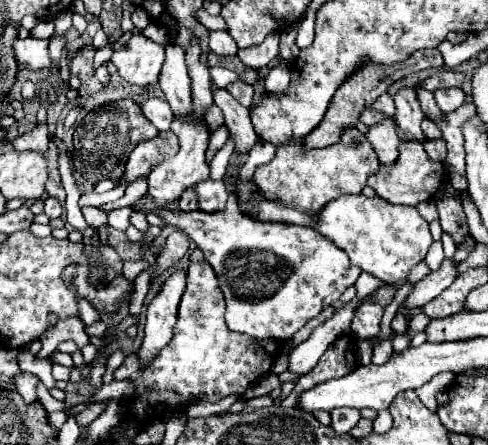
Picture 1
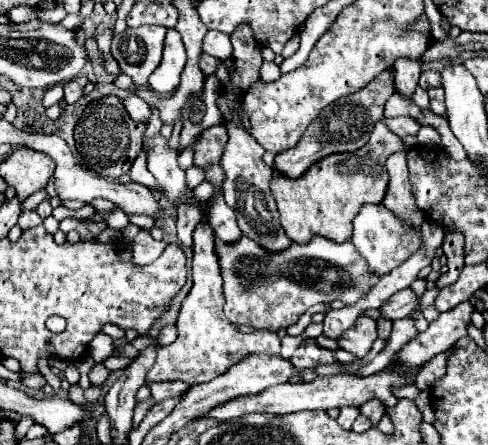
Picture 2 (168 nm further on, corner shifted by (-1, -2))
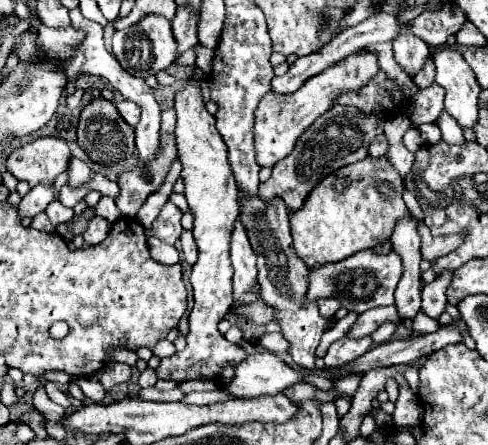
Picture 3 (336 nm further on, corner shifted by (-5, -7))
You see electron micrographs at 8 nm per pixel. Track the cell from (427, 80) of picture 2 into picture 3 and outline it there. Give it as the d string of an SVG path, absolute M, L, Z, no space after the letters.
M428 59L428 61L424 63L424 67L414 75L412 81L414 81L416 87L420 87L420 89L424 89L424 87L428 87L428 85L434 83L434 63L432 63L432 59Z

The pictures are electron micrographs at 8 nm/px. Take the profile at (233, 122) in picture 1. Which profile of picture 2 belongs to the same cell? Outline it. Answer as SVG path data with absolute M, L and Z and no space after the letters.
M238 112L230 114L230 118L226 120L226 128L228 128L230 140L228 140L228 144L224 148L224 154L220 158L220 166L224 170L224 184L222 184L222 196L224 196L224 200L236 212L238 226L240 226L242 234L246 234L248 238L252 238L254 242L260 242L260 246L264 246L266 250L288 248L290 240L284 234L284 228L280 226L276 202L274 202L274 198L270 194L270 188L268 188L274 170L262 162L264 148L242 126Z

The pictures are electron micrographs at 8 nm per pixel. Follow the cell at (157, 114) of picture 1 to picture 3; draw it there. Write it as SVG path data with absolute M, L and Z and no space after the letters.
M124 99L124 101L118 101L118 103L116 103L116 109L118 109L120 117L122 117L130 127L134 127L134 125L138 123L138 119L140 119L140 107L138 107L136 103Z

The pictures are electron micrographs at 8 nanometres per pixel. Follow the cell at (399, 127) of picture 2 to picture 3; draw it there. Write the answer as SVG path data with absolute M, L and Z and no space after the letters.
M378 135L374 141L370 141L370 147L368 147L368 157L382 157L386 153L386 147L388 147L388 141L384 135Z

